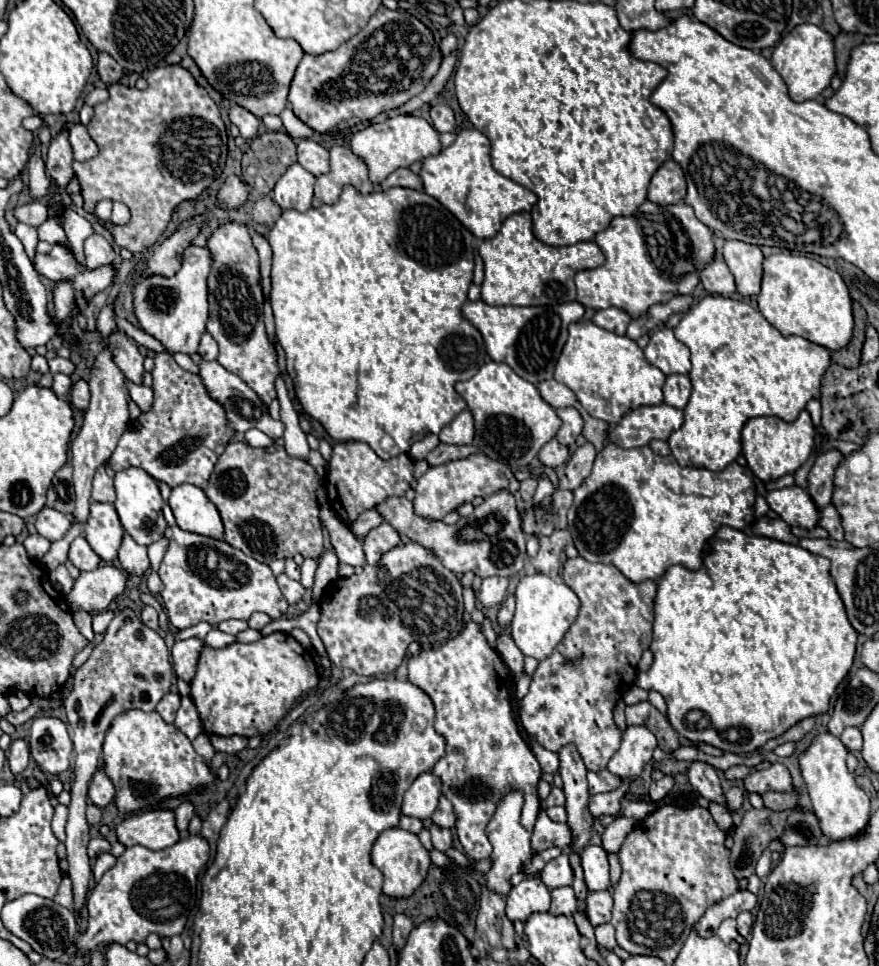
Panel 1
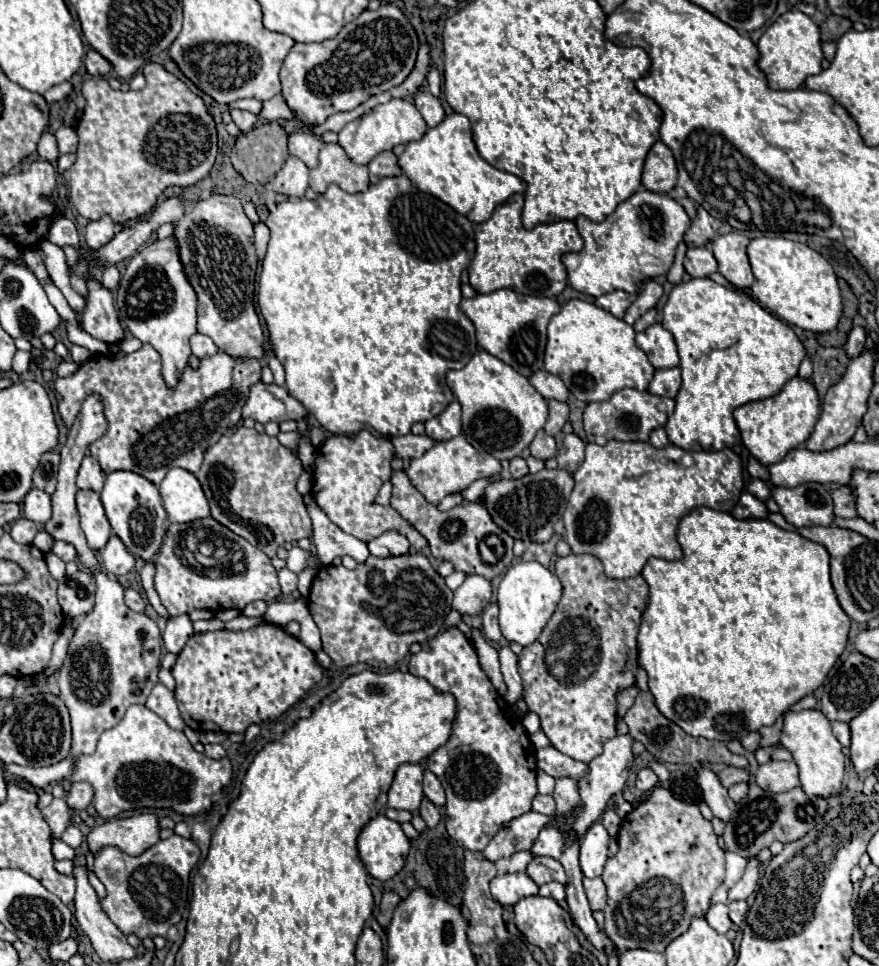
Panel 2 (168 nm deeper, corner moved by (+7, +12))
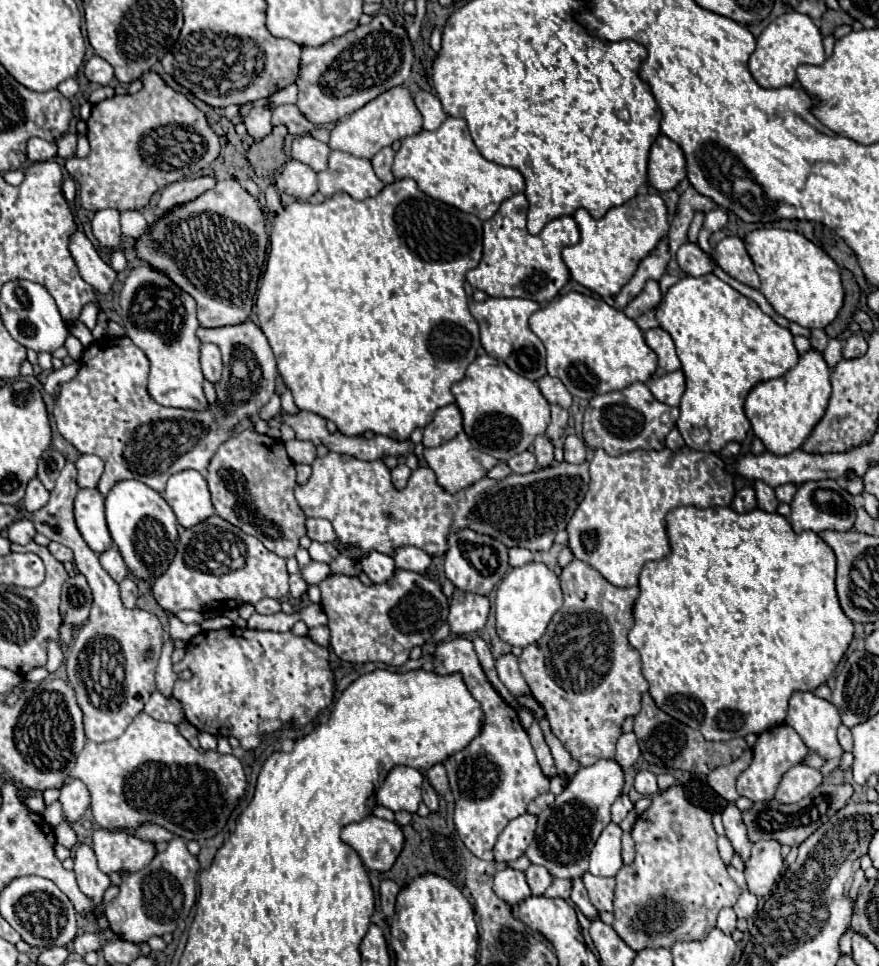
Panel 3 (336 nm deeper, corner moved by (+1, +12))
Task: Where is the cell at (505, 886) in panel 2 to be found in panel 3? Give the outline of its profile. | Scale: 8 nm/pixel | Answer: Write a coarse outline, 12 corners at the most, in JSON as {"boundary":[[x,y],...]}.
{"boundary":[[505,868],[493,892],[507,904],[531,896],[525,874]]}

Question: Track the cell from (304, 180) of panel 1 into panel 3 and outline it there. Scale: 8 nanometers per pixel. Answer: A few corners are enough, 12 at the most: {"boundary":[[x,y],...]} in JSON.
{"boundary":[[287,160],[275,186],[297,200],[317,192],[317,174]]}

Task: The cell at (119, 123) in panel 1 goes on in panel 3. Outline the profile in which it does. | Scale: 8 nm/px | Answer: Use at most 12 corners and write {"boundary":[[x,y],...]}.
{"boundary":[[157,72],[93,106],[65,168],[85,210],[141,210],[219,156]]}

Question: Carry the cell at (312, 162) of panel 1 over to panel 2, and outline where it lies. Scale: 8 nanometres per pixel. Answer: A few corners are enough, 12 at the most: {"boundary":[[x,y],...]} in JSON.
{"boundary":[[307,130],[289,134],[289,154],[317,166],[321,138]]}

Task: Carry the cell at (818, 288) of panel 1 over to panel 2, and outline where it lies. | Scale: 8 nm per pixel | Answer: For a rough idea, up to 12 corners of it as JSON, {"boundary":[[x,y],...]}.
{"boundary":[[749,242],[751,294],[817,334],[843,310],[833,266],[807,244]]}

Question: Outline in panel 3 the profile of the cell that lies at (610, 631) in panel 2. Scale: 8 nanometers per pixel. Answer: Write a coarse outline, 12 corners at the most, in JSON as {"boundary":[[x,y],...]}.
{"boundary":[[583,560],[519,668],[581,762],[615,756],[649,690],[639,588]]}

